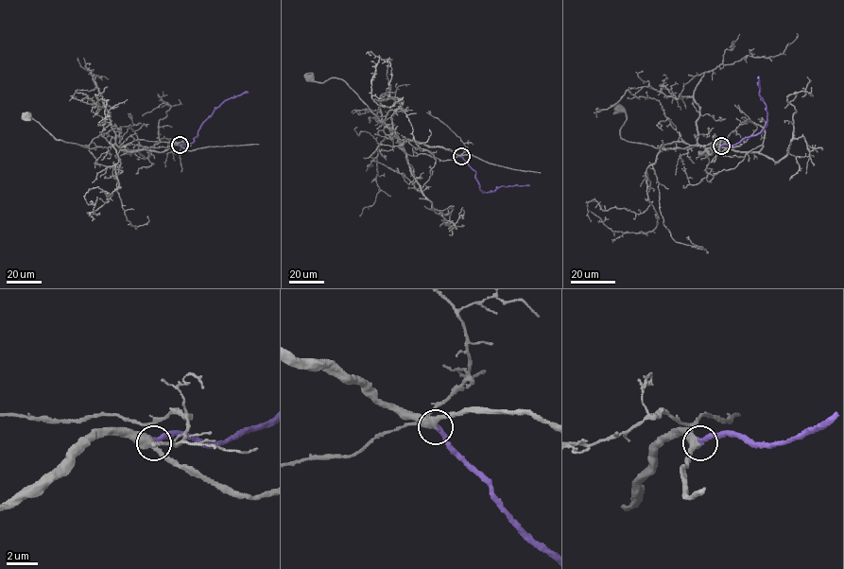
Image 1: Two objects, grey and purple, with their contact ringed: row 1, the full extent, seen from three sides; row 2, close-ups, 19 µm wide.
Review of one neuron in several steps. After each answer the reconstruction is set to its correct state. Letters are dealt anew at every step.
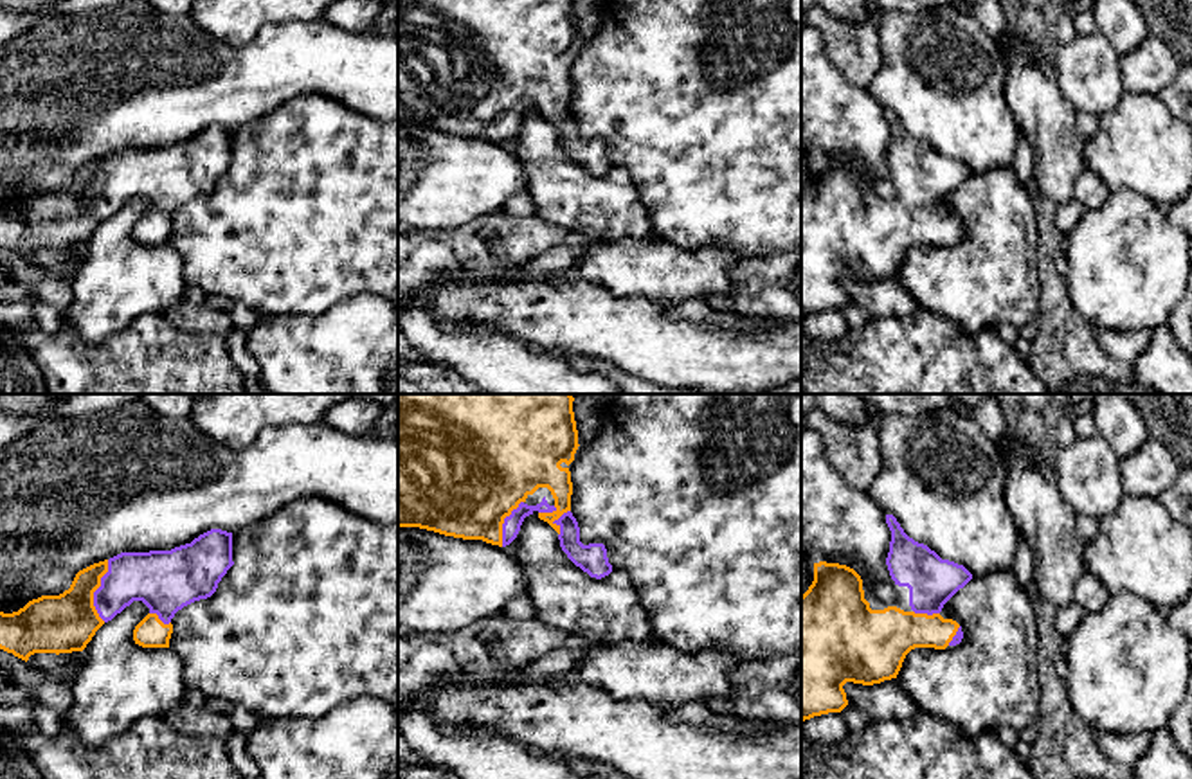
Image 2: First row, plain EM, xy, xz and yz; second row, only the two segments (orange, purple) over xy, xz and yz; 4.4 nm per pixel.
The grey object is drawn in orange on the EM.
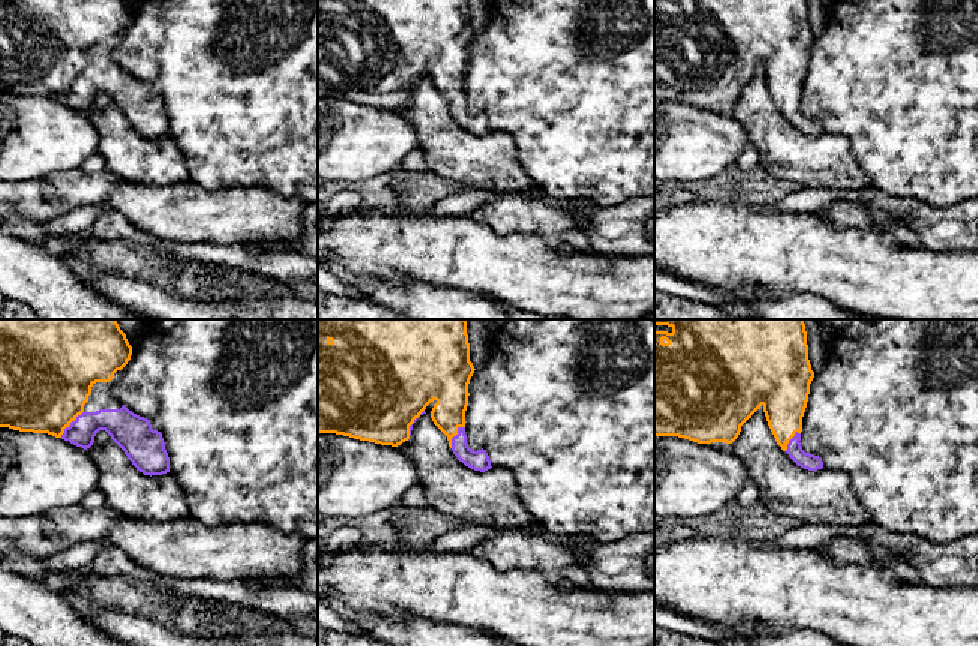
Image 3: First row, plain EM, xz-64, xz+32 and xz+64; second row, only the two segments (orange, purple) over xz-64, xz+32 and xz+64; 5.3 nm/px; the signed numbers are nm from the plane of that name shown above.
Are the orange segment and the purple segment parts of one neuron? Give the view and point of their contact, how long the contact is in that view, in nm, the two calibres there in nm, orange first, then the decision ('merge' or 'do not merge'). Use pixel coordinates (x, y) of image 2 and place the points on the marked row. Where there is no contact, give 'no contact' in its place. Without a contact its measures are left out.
meets orange in xy at (96, 589); contact 280 nm long; 260 nm thick on the orange side, 220 nm on the other; merge

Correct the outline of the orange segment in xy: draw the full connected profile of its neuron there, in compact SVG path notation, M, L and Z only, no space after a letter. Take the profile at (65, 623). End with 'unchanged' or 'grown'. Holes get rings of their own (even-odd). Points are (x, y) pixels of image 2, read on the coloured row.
M211 529L171 551L121 552L79 570L70 588L59 595L41 595L13 613L0 612L0 649L25 662L34 653L83 651L95 631L133 601L142 601L149 608L133 630L135 644L169 648L175 613L211 597L232 565L232 533L221 529Z; grown

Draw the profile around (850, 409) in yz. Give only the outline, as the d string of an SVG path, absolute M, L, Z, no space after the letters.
M801 394L801 412L823 410L848 426L870 425L870 403L859 394Z

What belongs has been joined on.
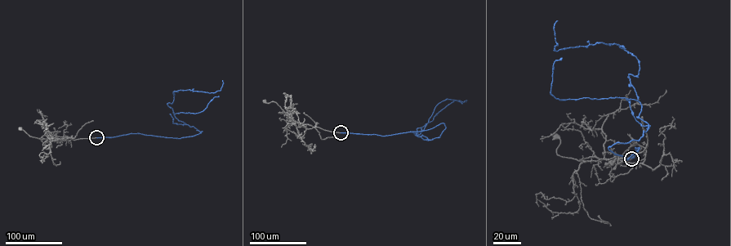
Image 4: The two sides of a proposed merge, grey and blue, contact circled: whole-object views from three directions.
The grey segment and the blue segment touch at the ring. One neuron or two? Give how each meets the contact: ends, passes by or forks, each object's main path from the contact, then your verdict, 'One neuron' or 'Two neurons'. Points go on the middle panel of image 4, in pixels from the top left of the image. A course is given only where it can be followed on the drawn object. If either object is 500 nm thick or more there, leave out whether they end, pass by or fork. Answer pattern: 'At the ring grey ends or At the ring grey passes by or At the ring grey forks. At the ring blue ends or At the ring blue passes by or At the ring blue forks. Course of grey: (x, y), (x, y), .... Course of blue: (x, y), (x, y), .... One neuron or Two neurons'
At the ring grey ends. At the ring blue ends. Course of grey: (340, 132), (295, 123), (275, 102), (265, 101). Course of blue: (340, 132), (383, 136), (443, 123), (432, 140), (411, 131), (417, 136), (446, 106), (465, 101). One neuron

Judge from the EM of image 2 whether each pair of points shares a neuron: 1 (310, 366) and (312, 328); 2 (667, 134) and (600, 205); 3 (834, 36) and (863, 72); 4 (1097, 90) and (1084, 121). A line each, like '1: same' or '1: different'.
1: same
2: different
3: same
4: different

